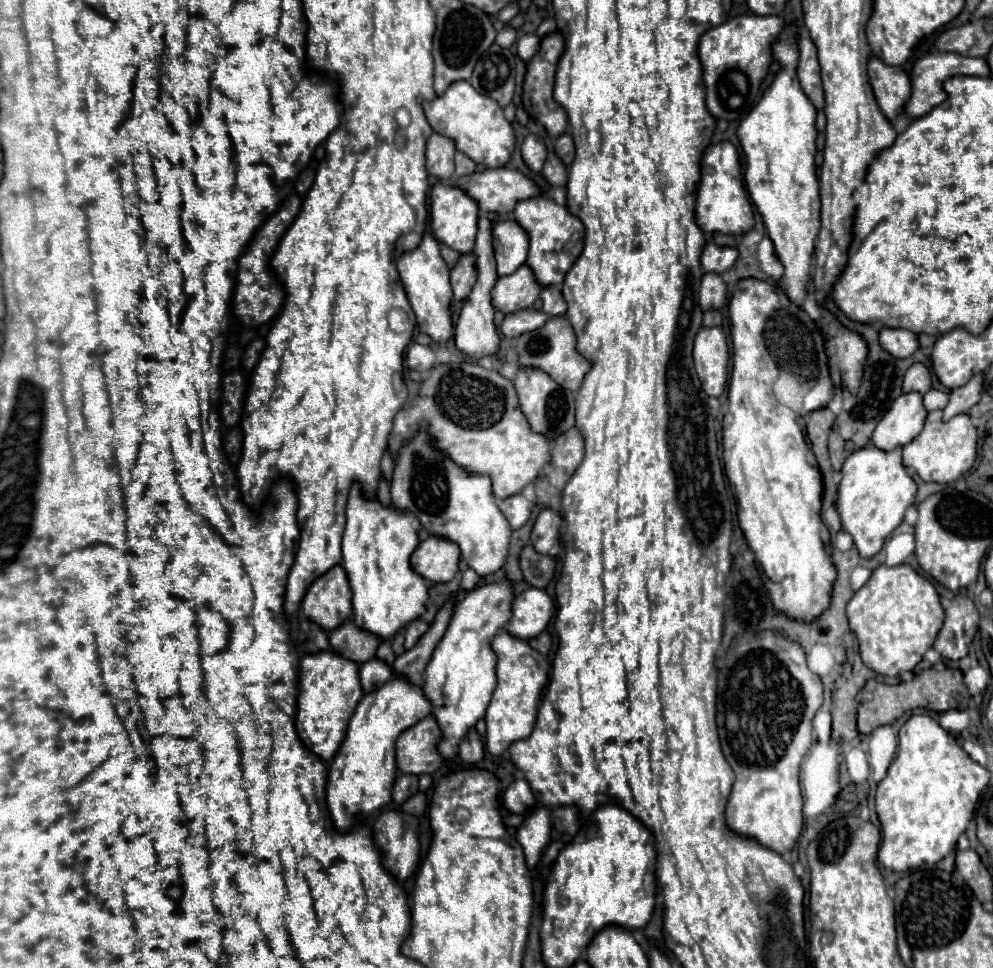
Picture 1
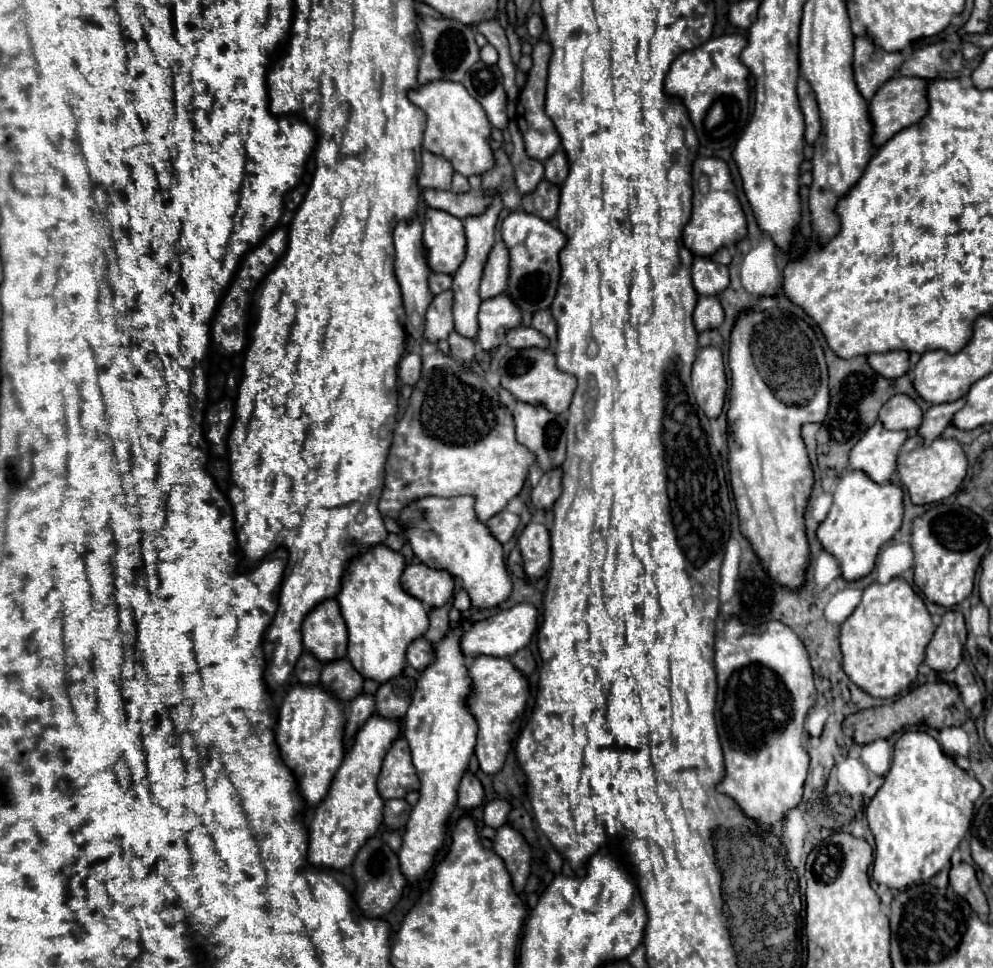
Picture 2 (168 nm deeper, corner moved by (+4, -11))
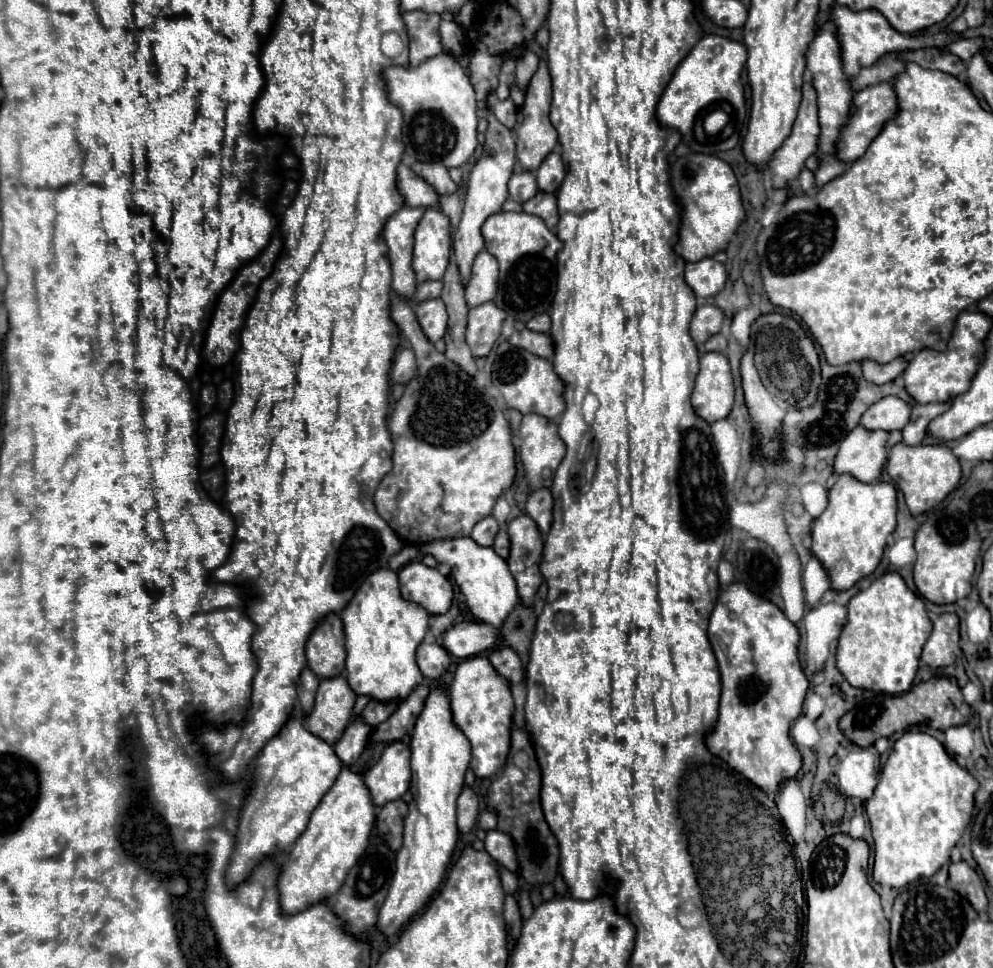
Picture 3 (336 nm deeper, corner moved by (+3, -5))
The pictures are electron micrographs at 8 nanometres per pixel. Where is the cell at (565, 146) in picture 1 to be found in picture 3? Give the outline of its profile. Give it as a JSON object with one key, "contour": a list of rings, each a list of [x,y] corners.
{"contour":[[[550,153],[540,169],[536,171],[536,181],[538,181],[538,189],[542,191],[548,191],[548,193],[556,193],[562,179],[564,179],[564,173],[566,173],[566,167],[564,167],[564,161],[560,157],[560,153]]]}

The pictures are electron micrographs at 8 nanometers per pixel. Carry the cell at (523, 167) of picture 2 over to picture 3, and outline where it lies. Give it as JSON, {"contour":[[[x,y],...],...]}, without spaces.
{"contour":[[[516,169],[510,177],[508,193],[512,199],[516,199],[520,203],[528,201],[528,197],[534,197],[538,193],[536,175],[532,171],[526,171],[526,169]]]}

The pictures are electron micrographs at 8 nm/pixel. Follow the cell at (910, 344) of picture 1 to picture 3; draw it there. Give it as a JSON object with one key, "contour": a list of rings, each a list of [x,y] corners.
{"contour":[[[898,357],[890,363],[876,363],[872,359],[866,359],[862,361],[862,369],[864,369],[864,377],[868,377],[868,381],[876,383],[876,385],[882,385],[882,383],[888,383],[892,379],[896,379],[898,375],[904,373],[904,369],[908,367],[908,363],[904,361],[904,357]]]}

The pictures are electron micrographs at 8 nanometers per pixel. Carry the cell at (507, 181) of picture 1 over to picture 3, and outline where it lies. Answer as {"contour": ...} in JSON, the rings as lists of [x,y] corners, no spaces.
{"contour":[[[400,165],[398,167],[398,187],[402,195],[406,197],[406,205],[410,207],[438,207],[440,195],[432,185],[428,185],[420,175],[416,175],[410,167]]]}

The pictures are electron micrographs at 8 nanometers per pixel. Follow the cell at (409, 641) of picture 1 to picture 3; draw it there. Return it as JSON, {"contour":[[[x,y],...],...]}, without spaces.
{"contour":[[[422,643],[416,651],[416,663],[424,677],[440,679],[450,665],[450,657],[440,643]]]}

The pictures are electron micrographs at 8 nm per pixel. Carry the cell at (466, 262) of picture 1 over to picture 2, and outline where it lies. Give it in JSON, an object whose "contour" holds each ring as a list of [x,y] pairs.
{"contour":[[[443,291],[443,295],[435,295],[427,315],[425,315],[424,336],[437,343],[447,339],[453,331],[453,291]]]}

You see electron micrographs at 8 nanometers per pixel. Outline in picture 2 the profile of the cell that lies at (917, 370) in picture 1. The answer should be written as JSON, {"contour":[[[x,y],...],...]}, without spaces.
{"contour":[[[895,395],[891,397],[879,411],[879,421],[883,423],[885,429],[905,429],[911,431],[915,427],[919,427],[921,423],[921,409],[919,405],[907,397],[907,395]]]}

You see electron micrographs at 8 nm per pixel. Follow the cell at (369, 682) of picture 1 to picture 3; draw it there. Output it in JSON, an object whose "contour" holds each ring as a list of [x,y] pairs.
{"contour":[[[356,717],[344,729],[342,737],[334,745],[334,751],[344,765],[352,765],[362,755],[362,751],[366,749],[366,743],[368,743],[368,735],[370,735],[370,727],[364,723],[362,717]]]}

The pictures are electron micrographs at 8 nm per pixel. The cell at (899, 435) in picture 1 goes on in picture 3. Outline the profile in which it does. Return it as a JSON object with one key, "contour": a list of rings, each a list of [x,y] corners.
{"contour":[[[862,425],[856,427],[842,441],[834,461],[834,471],[838,475],[850,473],[852,477],[864,483],[878,481],[888,457],[888,449],[886,449],[888,435],[890,433],[882,429],[872,431]]]}

